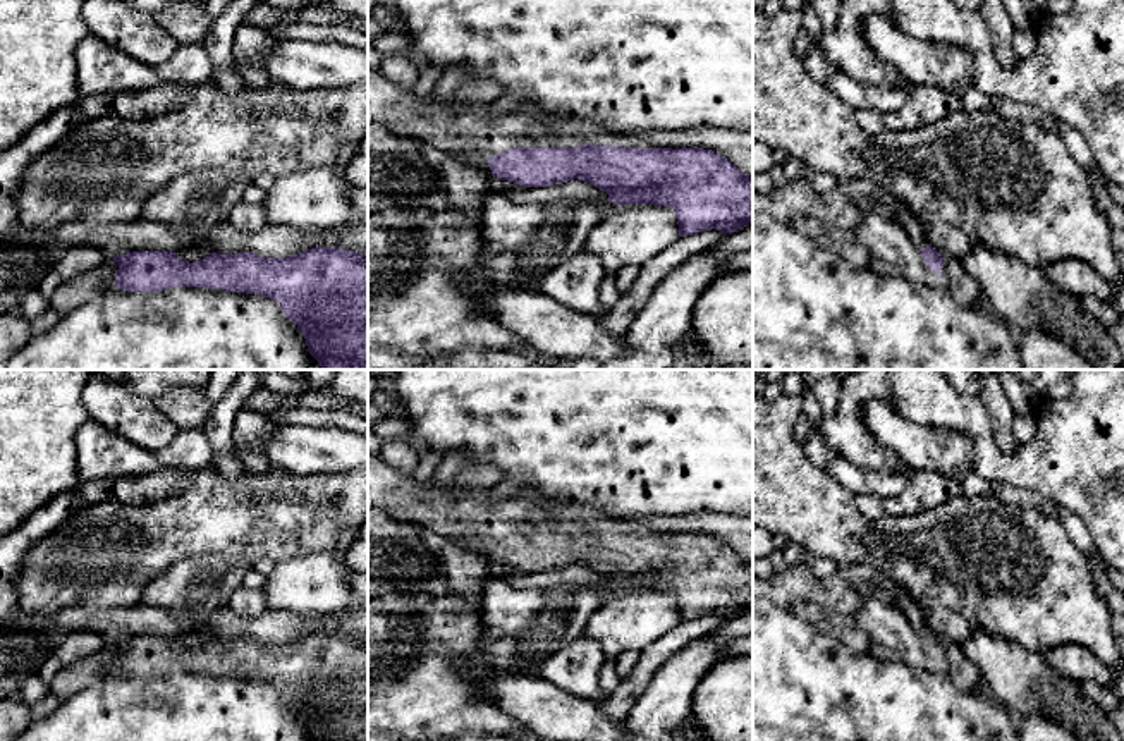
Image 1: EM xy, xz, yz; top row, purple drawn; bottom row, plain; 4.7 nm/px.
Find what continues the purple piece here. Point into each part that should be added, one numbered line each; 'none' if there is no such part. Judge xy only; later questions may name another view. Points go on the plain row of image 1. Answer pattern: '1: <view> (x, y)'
none

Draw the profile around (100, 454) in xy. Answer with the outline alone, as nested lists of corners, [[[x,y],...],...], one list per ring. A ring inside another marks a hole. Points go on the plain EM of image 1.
[[[95,419],[79,428],[76,447],[79,481],[137,476],[160,468],[156,454],[120,438]]]

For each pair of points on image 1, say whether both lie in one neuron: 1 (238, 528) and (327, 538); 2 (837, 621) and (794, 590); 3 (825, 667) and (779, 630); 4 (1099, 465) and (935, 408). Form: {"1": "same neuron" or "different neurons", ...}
{"1": "same neuron", "2": "different neurons", "3": "same neuron", "4": "same neuron"}

